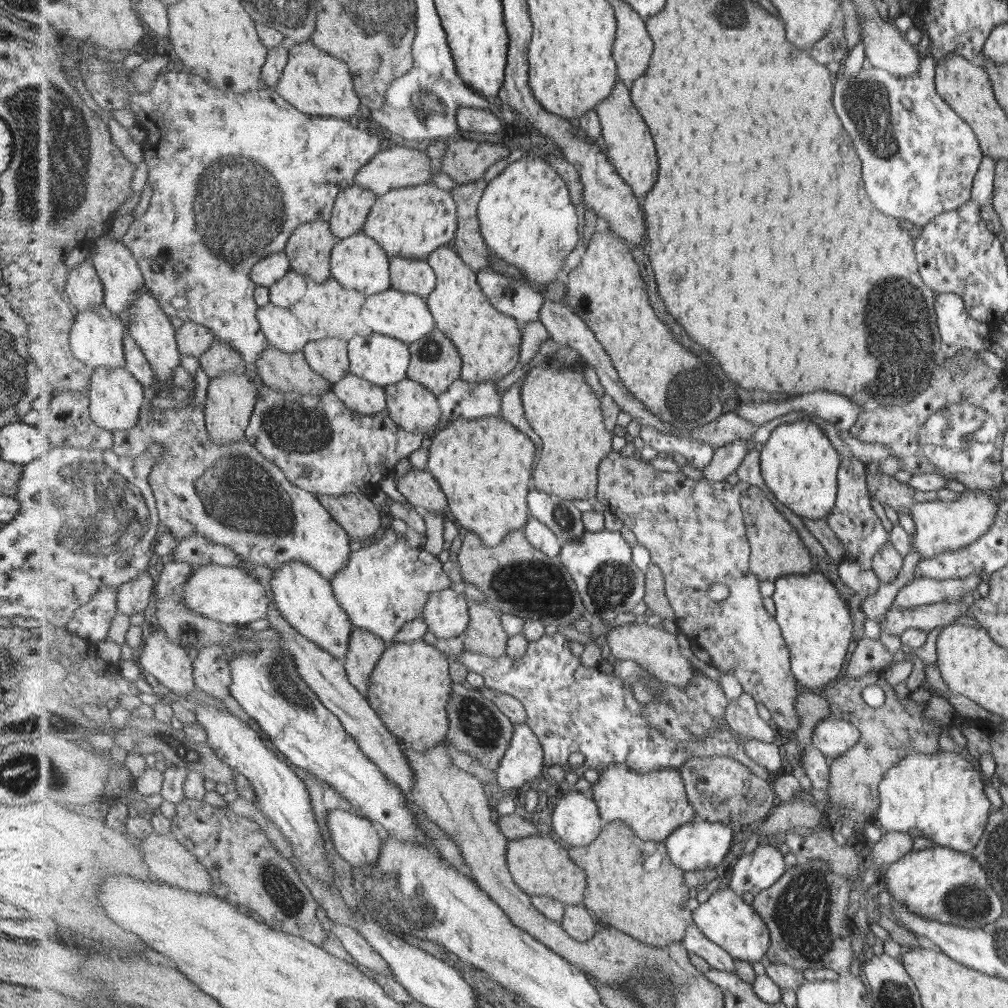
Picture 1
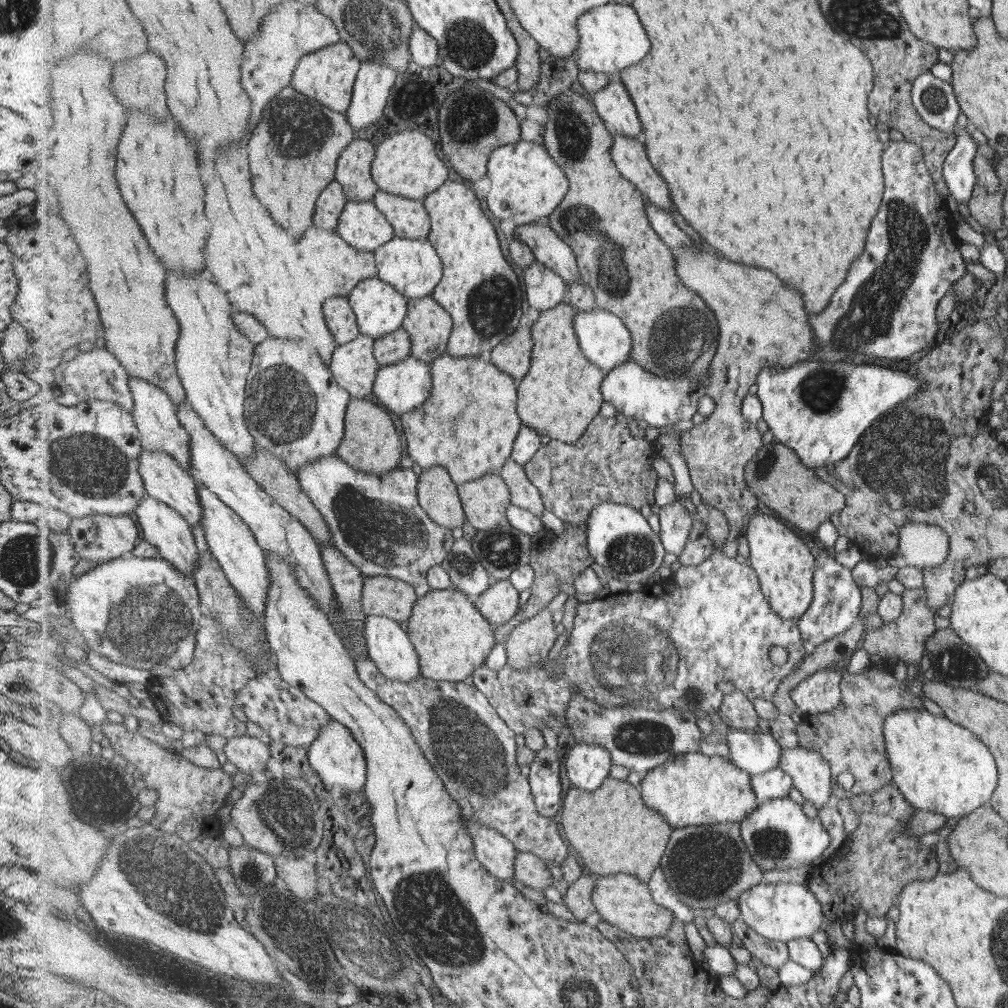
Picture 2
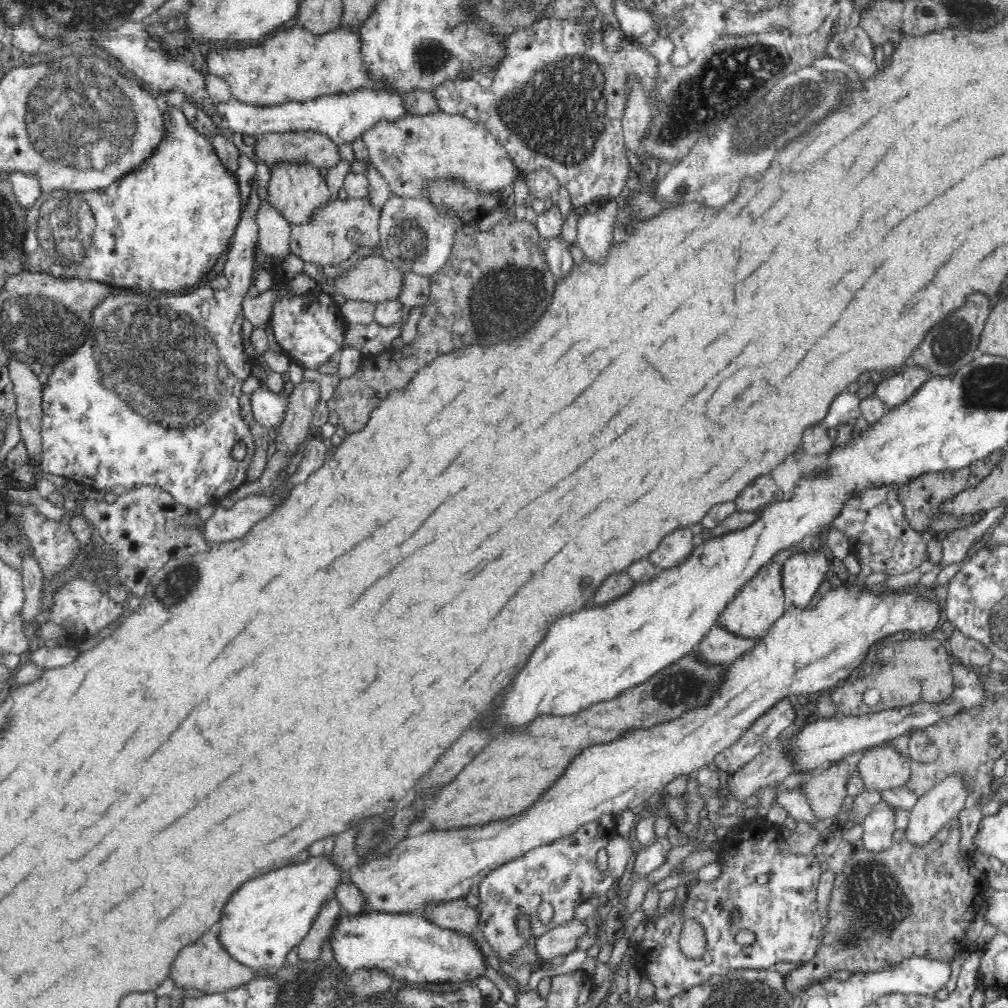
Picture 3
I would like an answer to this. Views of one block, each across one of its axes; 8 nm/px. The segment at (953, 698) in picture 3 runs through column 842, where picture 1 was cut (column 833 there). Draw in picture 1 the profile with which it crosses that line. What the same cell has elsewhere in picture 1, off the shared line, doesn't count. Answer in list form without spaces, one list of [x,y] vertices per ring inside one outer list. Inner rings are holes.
[[[835,716],[823,719],[815,729],[813,745],[823,755],[837,760],[857,746],[862,737],[858,726]]]

